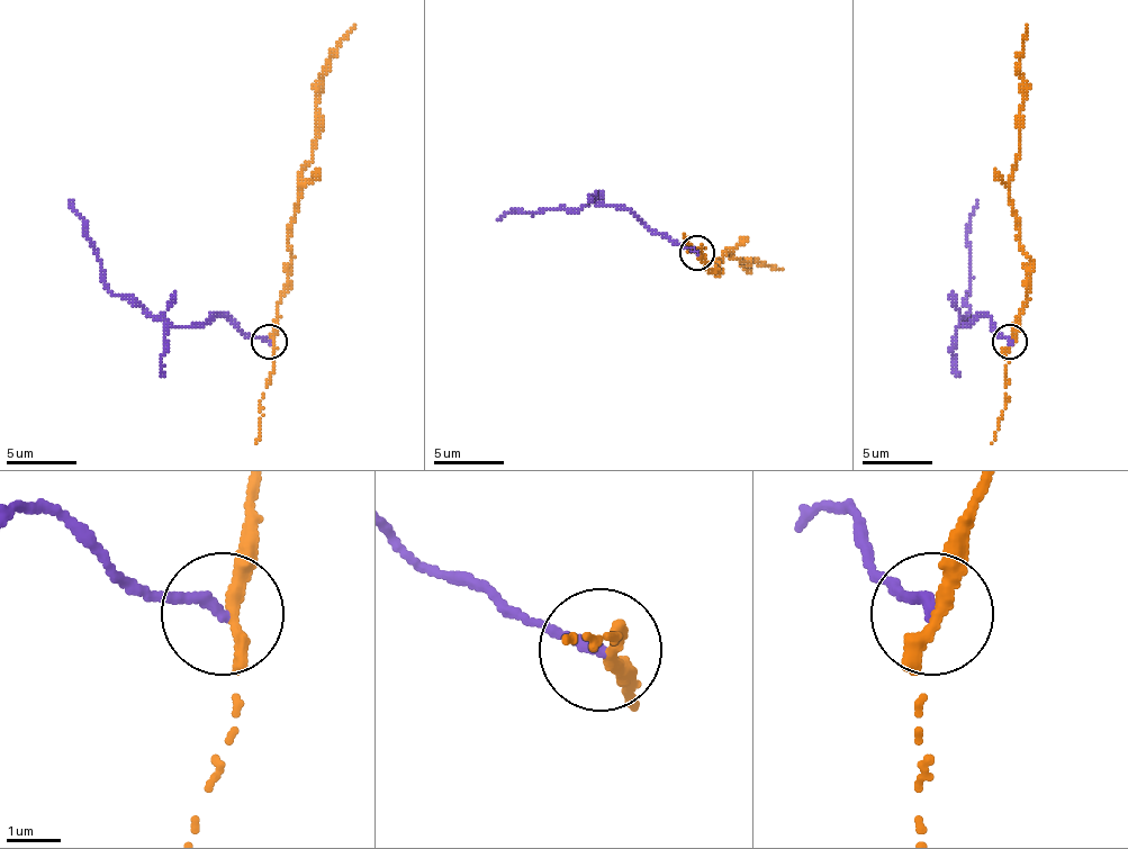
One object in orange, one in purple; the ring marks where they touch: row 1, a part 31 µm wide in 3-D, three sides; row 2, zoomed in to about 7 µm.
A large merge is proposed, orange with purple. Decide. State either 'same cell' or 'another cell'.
another cell

